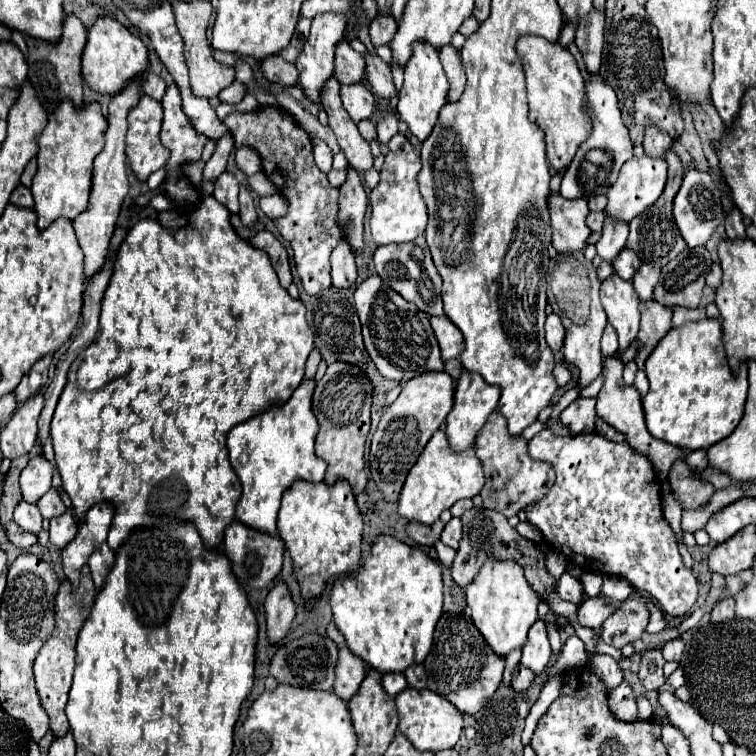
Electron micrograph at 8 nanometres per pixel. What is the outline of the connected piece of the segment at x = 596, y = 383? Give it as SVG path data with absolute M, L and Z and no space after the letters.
M601 372L589 386L585 386L585 388L581 390L581 396L585 396L585 398L595 398L595 396L599 394L601 386L603 386L603 372Z

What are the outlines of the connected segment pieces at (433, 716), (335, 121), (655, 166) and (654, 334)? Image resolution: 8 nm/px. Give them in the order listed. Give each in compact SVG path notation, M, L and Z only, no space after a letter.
M405 688L395 698L395 702L399 714L399 732L405 734L419 752L439 752L457 744L463 728L463 714L451 702L447 702L439 694L433 694L431 690L415 688Z
M331 76L325 86L321 88L321 106L329 116L329 126L337 136L337 142L341 146L341 150L345 152L349 164L359 170L365 172L373 166L373 156L369 150L369 144L361 138L357 124L349 118L349 114L345 112L341 98L339 98L339 82L335 76Z
M633 156L629 162L623 164L617 182L609 188L609 192L607 192L609 204L607 204L605 212L611 218L631 222L637 214L641 214L645 208L649 208L661 196L665 182L667 182L667 162L663 158L649 158L649 156L637 158L637 156Z
M655 300L641 302L639 308L641 308L641 328L639 328L639 334L635 338L639 342L637 354L635 354L635 364L643 370L645 360L655 350L657 342L671 330L673 310L667 306L661 306Z

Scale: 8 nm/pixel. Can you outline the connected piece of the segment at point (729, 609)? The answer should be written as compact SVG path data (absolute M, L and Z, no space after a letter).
M727 596L723 600L719 600L715 604L715 608L711 610L711 622L723 622L723 620L729 620L733 614L733 596Z

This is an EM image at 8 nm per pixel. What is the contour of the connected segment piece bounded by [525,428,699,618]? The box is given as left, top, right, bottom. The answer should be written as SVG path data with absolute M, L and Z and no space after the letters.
M549 428L531 438L529 454L535 460L551 462L557 472L557 480L547 496L525 508L527 522L541 530L545 542L583 570L623 576L637 592L657 600L665 614L685 618L697 600L697 578L692 569L684 566L674 532L661 512L661 484L651 462L645 456L633 454L627 442L611 442L597 432L557 436Z

